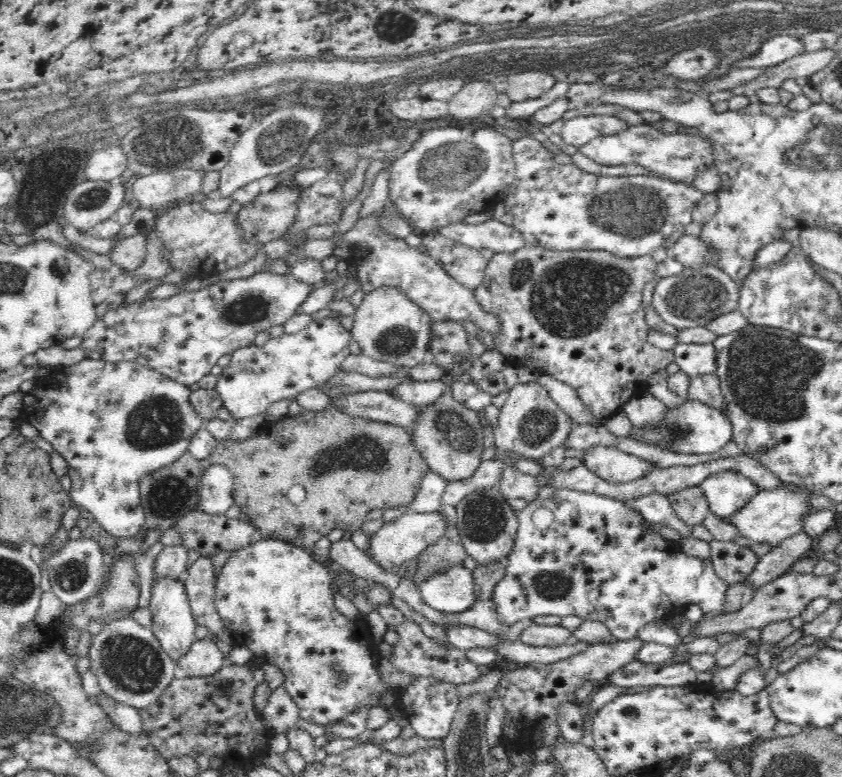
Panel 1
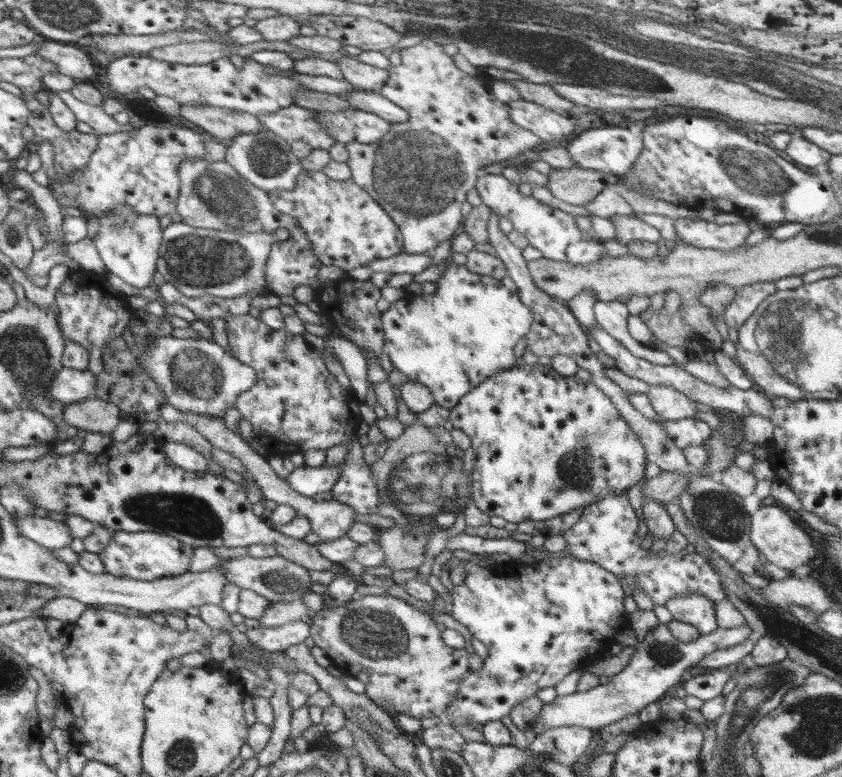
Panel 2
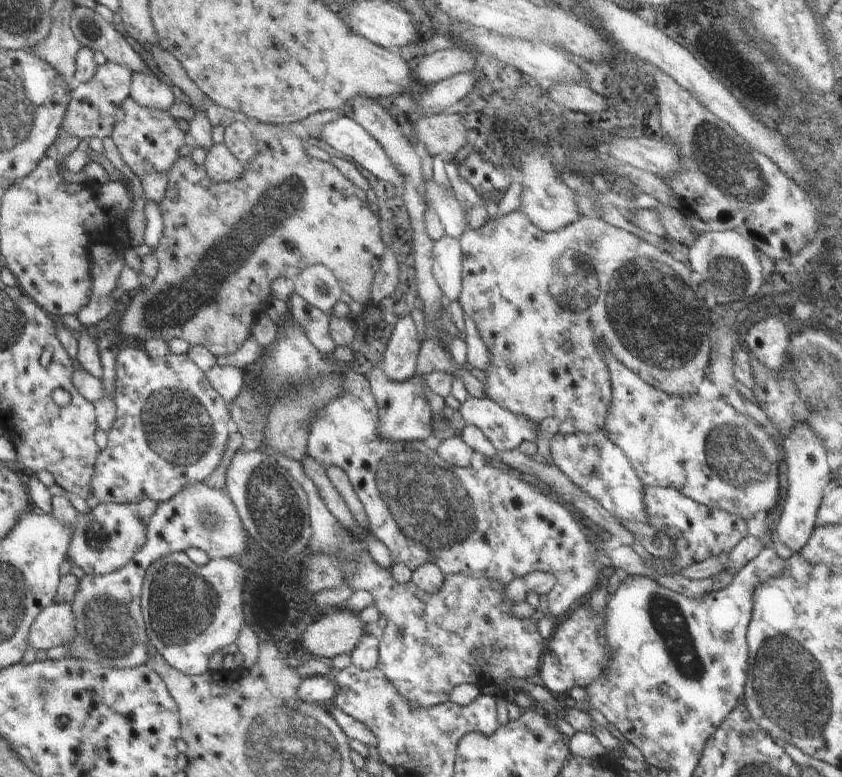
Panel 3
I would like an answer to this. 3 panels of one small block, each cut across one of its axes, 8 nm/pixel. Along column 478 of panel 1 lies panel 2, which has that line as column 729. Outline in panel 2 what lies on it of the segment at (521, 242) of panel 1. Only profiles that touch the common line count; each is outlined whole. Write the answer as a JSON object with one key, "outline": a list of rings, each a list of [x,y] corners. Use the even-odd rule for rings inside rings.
{"outline":[[[690,217],[674,220],[677,237],[695,248],[730,251],[742,247],[751,230],[746,223],[717,224]]]}

